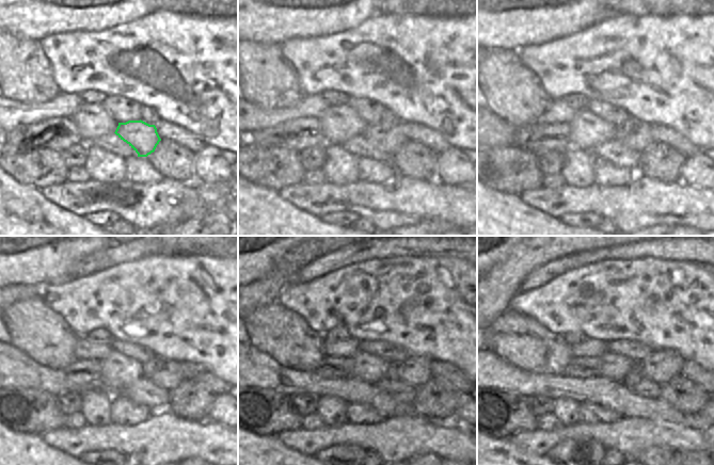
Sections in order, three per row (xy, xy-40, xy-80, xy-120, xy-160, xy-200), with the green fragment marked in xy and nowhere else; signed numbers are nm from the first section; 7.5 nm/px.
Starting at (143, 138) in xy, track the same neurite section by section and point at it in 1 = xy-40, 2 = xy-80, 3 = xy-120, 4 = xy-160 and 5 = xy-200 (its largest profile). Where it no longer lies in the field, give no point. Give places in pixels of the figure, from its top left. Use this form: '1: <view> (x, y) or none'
1: xy-40 (389, 141)
2: xy-80 (638, 139)
3: xy-120 (169, 375)
4: xy-160 (415, 371)
5: xy-200 (662, 366)

